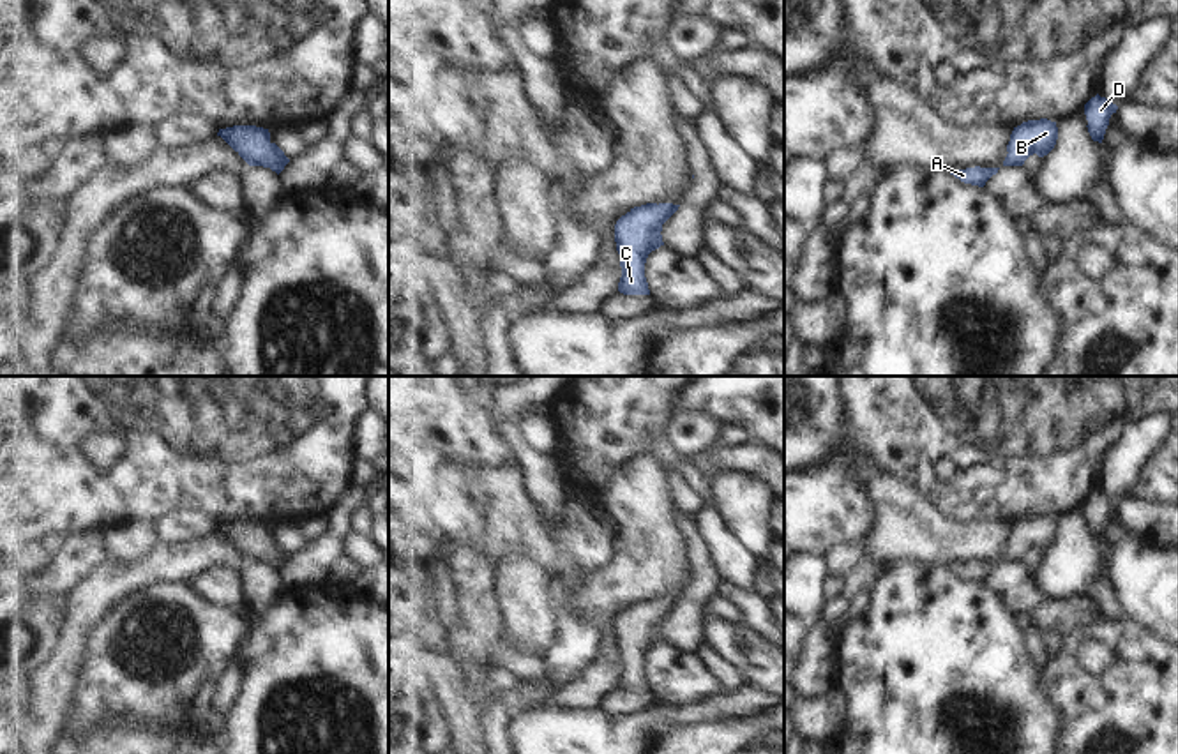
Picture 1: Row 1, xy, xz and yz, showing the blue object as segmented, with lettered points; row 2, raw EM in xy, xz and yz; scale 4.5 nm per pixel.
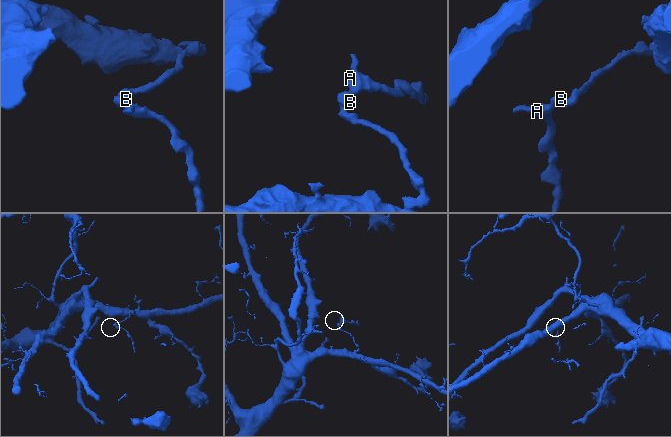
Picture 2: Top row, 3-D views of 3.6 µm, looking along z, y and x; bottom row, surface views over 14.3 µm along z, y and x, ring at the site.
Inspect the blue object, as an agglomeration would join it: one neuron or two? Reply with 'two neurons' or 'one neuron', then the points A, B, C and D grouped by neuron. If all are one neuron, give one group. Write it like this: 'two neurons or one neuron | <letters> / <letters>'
one neuron | A B C D

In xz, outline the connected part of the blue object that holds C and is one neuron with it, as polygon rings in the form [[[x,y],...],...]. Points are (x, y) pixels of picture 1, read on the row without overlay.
[[[646,599],[631,604],[615,620],[615,637],[620,650],[622,673],[618,687],[623,690],[650,690],[645,659],[652,646],[664,641],[662,620],[678,606],[673,599]]]

